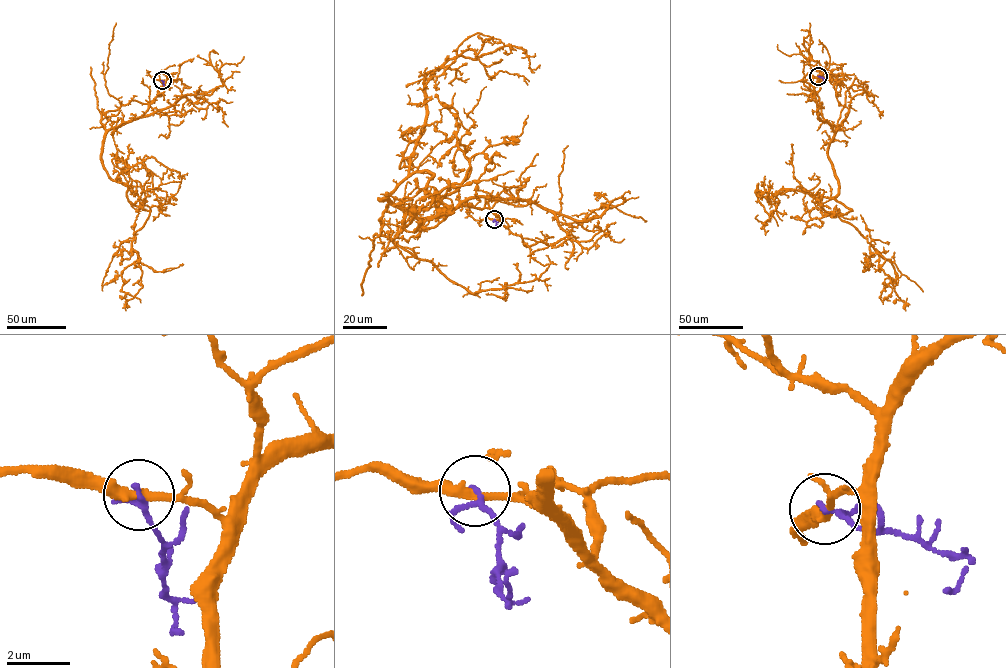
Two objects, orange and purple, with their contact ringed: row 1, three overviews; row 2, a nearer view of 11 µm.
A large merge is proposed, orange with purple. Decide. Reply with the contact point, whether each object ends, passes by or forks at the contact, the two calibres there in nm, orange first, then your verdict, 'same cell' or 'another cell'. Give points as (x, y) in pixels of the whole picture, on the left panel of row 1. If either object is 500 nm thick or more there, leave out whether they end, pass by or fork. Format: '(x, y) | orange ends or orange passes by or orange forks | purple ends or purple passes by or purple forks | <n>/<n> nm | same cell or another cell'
(162, 80) | orange passes by | purple passes by | 280/140 nm | another cell

